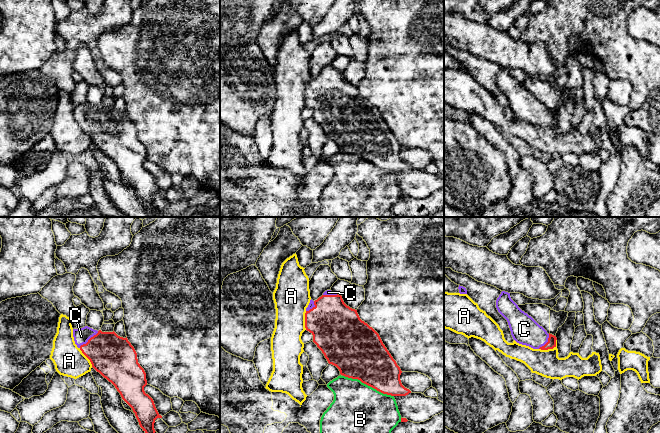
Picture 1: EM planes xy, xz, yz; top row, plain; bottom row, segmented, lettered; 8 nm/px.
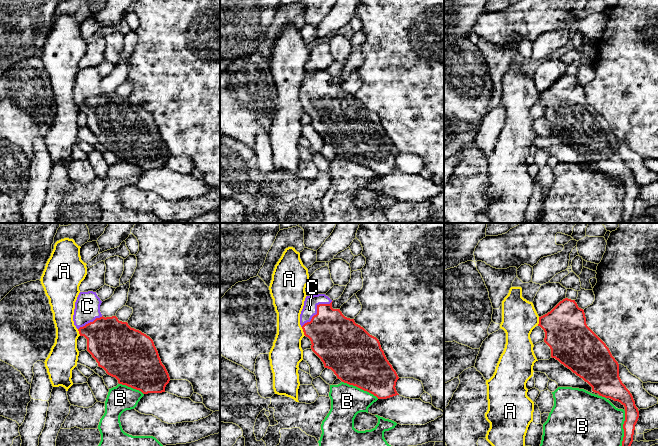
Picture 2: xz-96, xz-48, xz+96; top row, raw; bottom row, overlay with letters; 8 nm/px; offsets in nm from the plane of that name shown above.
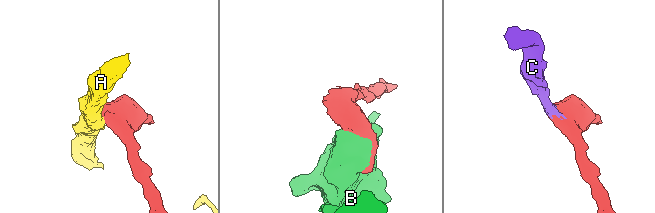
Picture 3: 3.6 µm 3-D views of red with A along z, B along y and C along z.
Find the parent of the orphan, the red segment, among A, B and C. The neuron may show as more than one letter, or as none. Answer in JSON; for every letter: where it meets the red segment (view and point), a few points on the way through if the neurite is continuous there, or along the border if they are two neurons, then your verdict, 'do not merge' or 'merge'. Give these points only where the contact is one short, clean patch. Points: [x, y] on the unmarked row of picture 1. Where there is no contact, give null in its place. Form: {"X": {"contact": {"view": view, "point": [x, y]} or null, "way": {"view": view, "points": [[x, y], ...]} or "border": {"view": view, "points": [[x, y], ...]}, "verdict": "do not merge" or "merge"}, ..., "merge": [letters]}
{"A": {"contact": {"view": "yz", "point": [550, 124]}, "border": {"view": "yz", "points": [[556, 115], [556, 120], [552, 124], [539, 125]]}, "verdict": "do not merge"}, "B": {"contact": {"view": "xz", "point": [368, 161]}, "verdict": "do not merge"}, "C": {"contact": {"view": "xy", "point": [88, 116]}, "way": {"view": "xy", "points": [[114, 133], [108, 127], [88, 116], [81, 112]]}, "verdict": "merge"}, "merge": ["C"]}

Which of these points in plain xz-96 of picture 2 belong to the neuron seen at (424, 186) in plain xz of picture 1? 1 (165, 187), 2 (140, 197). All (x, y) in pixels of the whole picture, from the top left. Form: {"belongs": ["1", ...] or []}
{"belongs": ["1"]}

